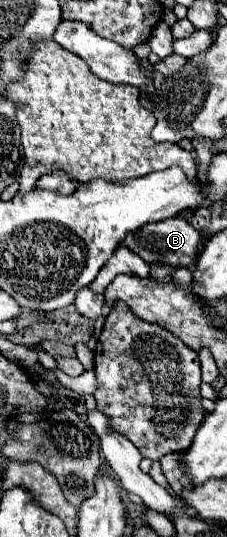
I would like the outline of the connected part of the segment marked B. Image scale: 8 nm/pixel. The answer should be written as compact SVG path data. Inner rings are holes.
M173 216L169 220L161 220L161 222L153 222L147 224L145 228L139 228L137 232L131 232L123 244L127 248L131 248L133 252L137 252L147 264L169 264L169 266L187 266L193 268L197 256L203 250L203 244L209 240L207 234L203 234L201 230L195 230L187 220Z

